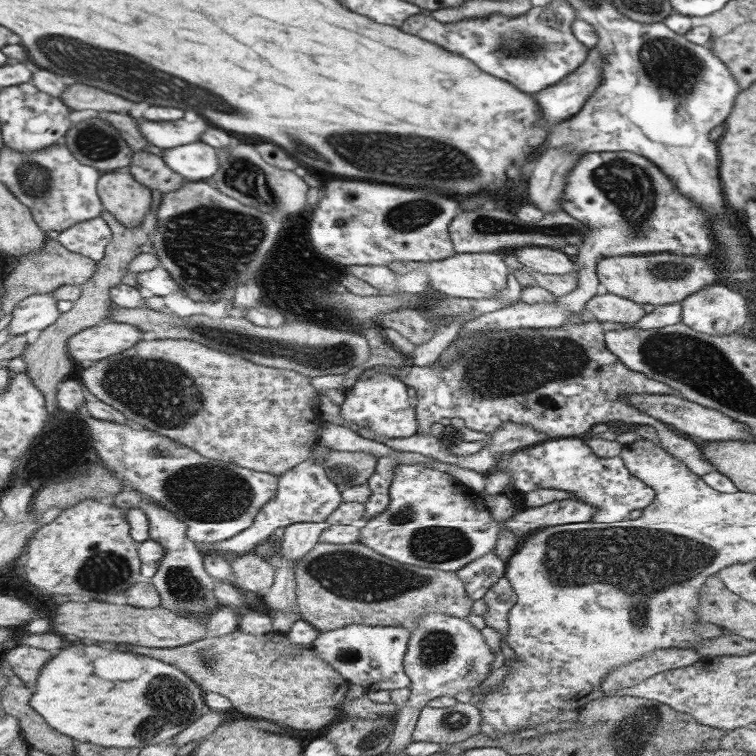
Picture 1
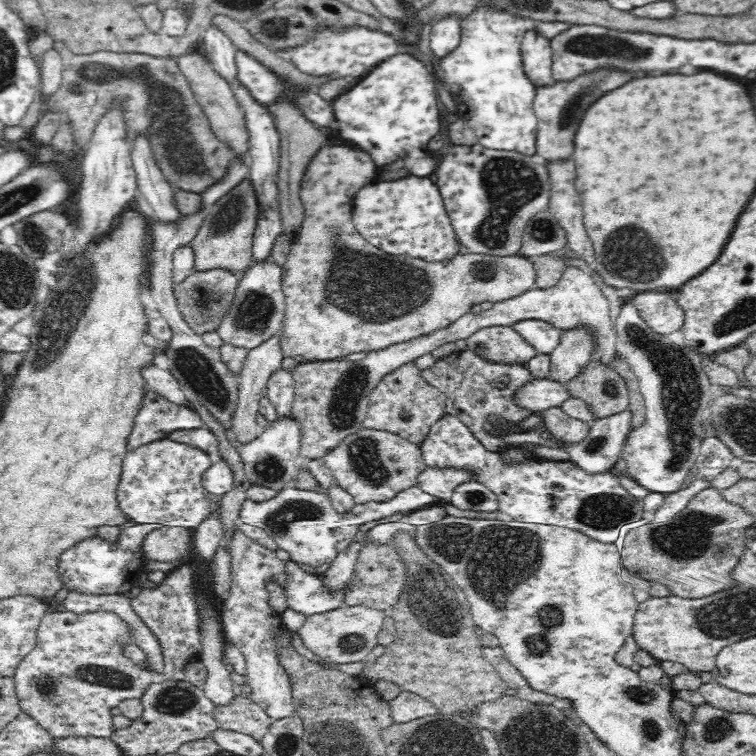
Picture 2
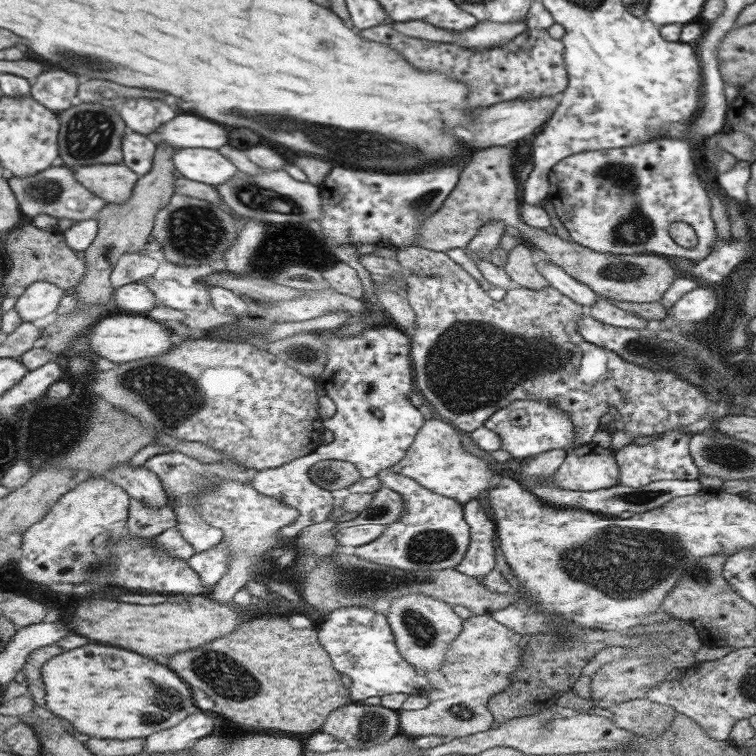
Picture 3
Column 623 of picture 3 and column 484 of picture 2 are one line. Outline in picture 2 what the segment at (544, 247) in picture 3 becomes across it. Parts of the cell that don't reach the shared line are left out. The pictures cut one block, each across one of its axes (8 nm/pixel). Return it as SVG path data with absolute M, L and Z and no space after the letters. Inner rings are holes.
M323 145L312 160L308 164L308 168L302 178L299 195L305 209L305 218L296 238L289 250L286 261L283 264L282 272L282 292L285 296L285 314L284 314L284 330L279 336L279 345L283 352L283 358L292 358L295 356L304 356L306 361L336 361L343 360L348 354L354 352L372 352L382 350L391 344L398 344L401 341L409 341L413 338L428 336L436 330L452 326L458 318L462 318L464 314L471 312L472 306L479 305L481 302L504 302L510 298L516 298L525 291L534 289L537 285L537 271L534 269L532 260L529 257L520 255L512 256L494 256L484 254L466 253L462 255L454 255L453 258L445 259L444 262L426 262L419 258L408 258L407 256L395 256L394 254L386 254L383 250L376 246L372 246L360 233L357 232L353 222L353 204L356 191L362 188L364 184L372 182L372 178L378 174L376 166L372 166L372 158L368 158L368 154L364 154L362 150L354 150L348 146L328 146Z

